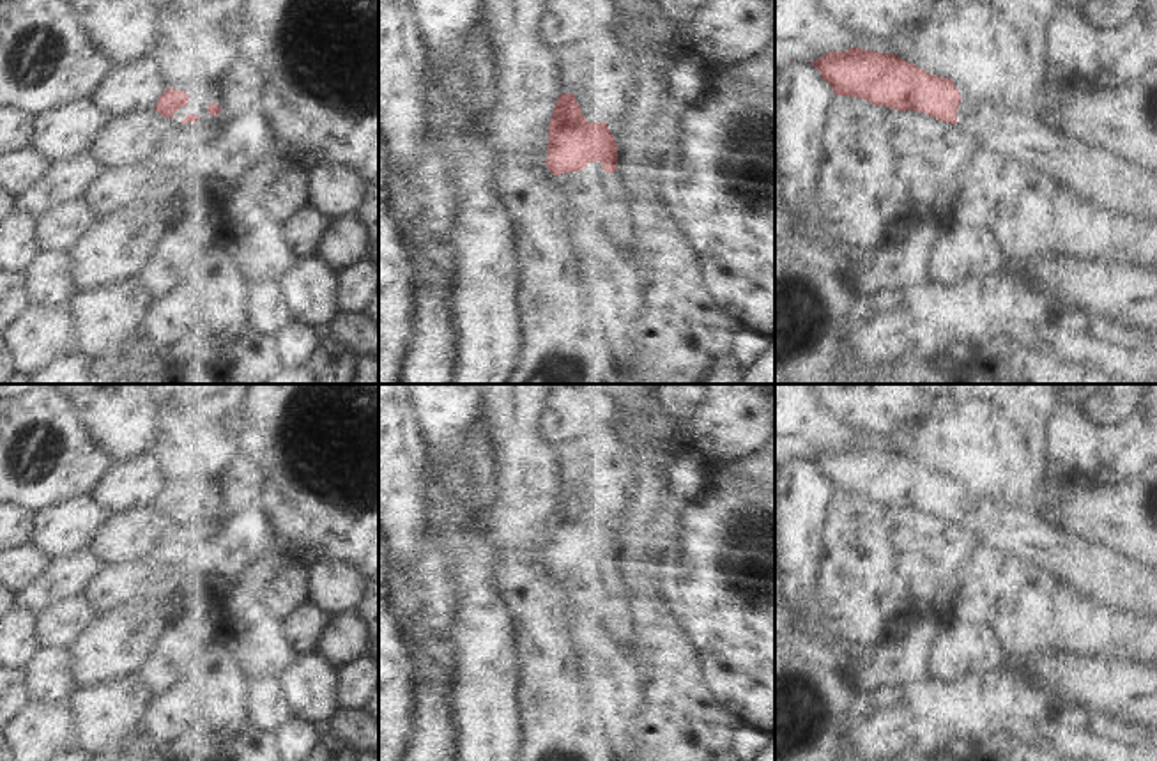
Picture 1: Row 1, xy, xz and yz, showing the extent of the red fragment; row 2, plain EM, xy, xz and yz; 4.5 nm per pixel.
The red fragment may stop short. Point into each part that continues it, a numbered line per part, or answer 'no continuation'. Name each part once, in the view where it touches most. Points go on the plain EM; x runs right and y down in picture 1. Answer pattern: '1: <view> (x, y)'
1: xz (598, 597)

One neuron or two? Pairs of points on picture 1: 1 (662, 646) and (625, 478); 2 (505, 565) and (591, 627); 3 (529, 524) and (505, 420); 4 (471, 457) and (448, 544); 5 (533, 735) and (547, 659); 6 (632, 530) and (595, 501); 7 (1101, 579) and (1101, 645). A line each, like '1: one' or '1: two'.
1: two
2: two
3: one
4: one
5: one
6: two
7: two

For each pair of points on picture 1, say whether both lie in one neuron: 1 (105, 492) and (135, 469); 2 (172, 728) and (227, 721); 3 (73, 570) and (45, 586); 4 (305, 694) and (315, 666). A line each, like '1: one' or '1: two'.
1: one
2: two
3: one
4: one

